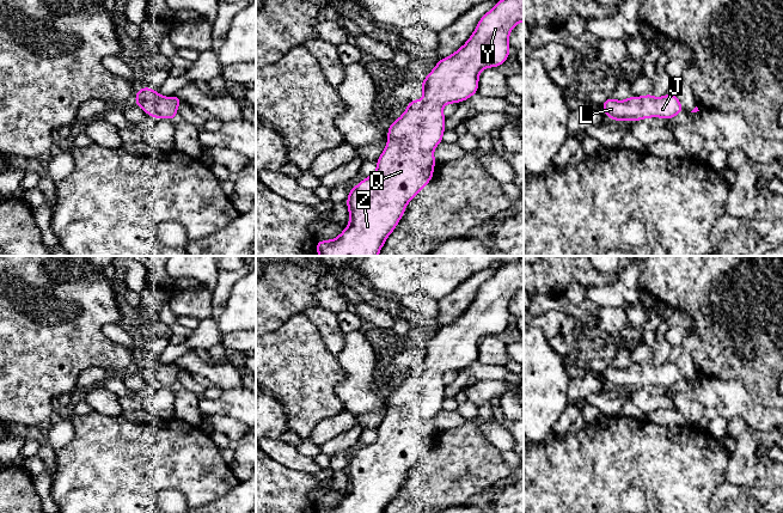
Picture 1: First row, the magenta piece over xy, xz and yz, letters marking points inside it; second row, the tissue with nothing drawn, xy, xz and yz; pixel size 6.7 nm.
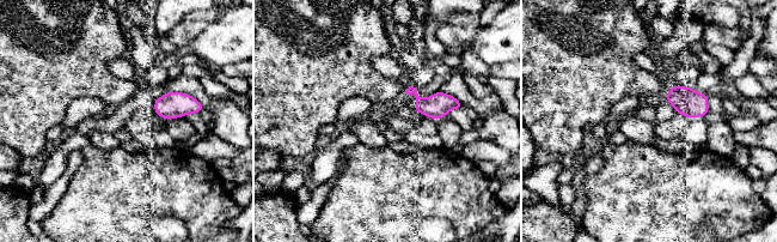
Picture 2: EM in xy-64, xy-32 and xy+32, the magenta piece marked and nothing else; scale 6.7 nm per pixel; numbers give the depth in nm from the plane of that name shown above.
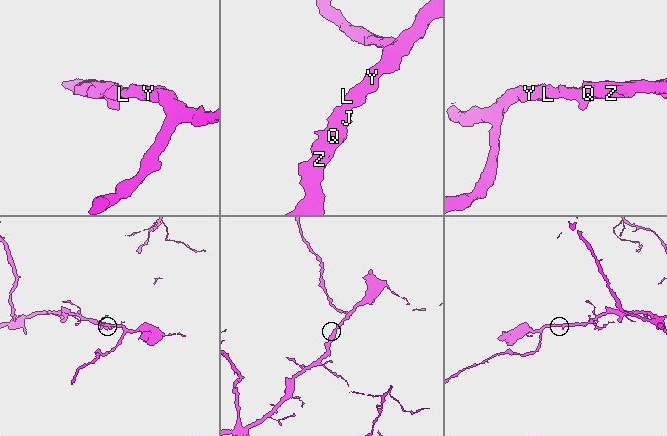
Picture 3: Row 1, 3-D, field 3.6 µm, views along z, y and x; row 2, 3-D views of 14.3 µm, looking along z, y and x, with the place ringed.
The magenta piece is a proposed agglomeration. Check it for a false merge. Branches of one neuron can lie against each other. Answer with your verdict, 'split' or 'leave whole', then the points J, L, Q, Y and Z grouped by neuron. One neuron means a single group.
leave whole; J L Q Y Z

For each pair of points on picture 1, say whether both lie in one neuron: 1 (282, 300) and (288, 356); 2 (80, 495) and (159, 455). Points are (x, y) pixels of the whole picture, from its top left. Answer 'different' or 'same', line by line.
1: different
2: same

